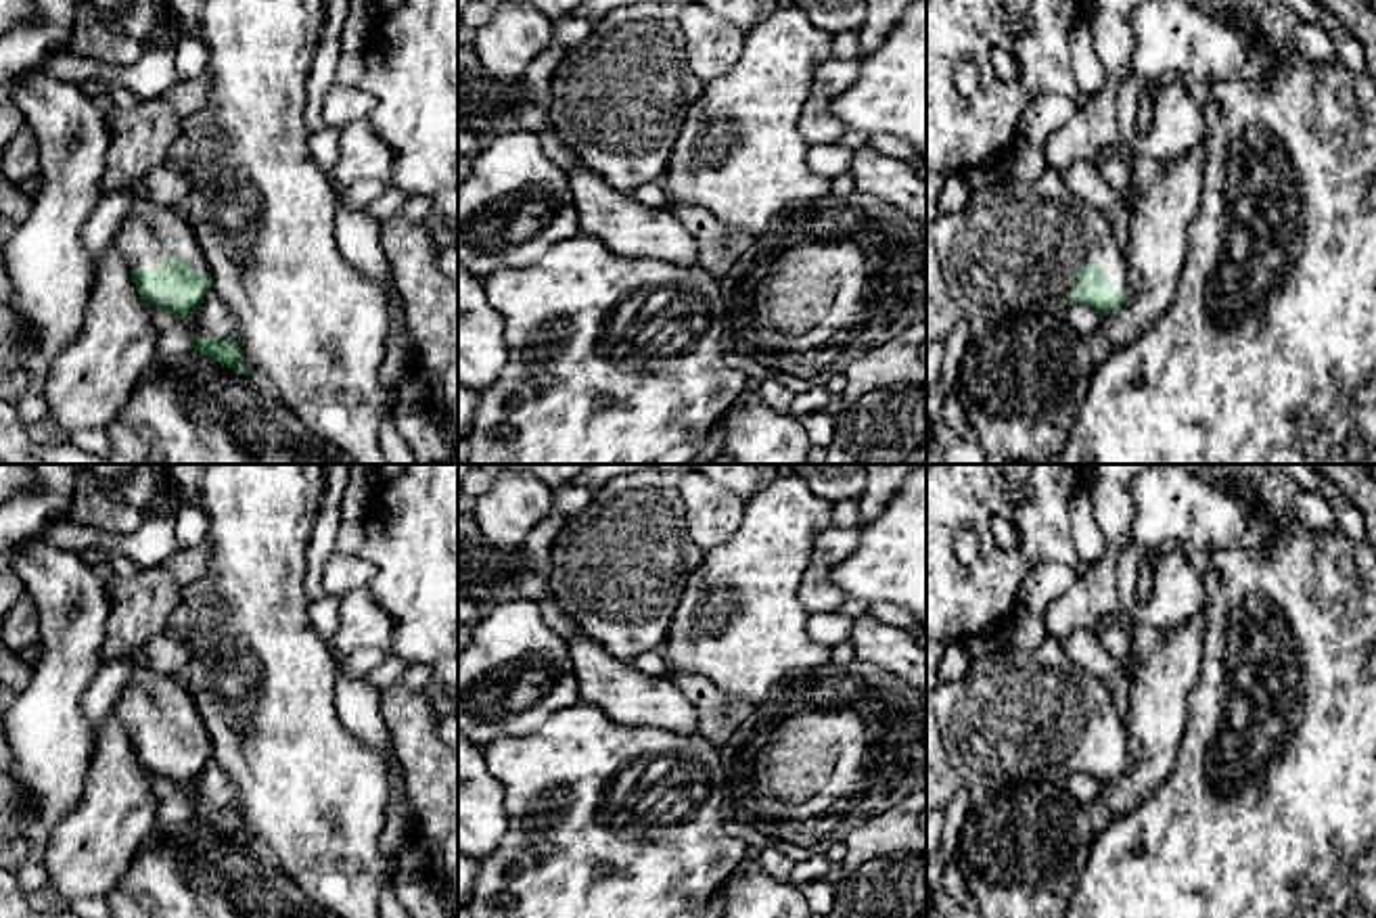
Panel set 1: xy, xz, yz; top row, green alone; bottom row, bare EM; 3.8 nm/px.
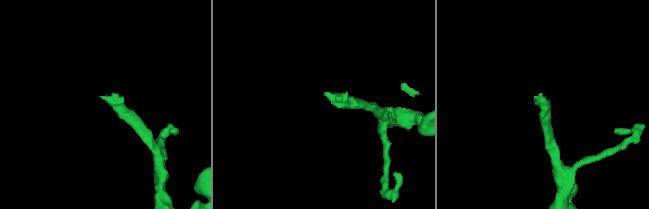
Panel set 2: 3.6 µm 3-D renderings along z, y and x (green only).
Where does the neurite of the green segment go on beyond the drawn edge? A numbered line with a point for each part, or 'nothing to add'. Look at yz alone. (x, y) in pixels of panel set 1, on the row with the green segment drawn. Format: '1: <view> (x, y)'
1: yz (1019, 245)

